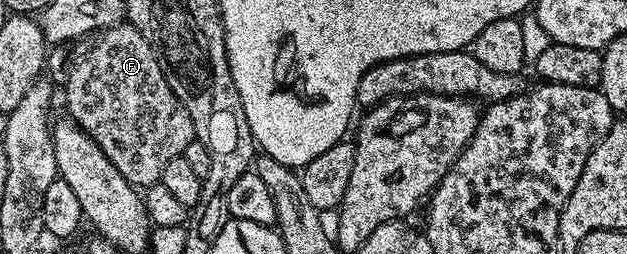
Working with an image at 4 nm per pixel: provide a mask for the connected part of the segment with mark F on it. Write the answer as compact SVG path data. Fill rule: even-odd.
M123 23L121 25L113 25L112 28L103 30L97 36L97 41L88 51L88 53L74 66L69 68L67 76L64 81L66 85L66 113L81 130L93 139L99 148L104 152L106 157L112 163L120 175L124 176L124 179L129 182L130 185L137 189L145 189L149 185L157 184L161 178L164 167L176 157L181 157L190 142L194 141L195 138L195 125L192 123L192 117L188 115L187 108L180 103L179 99L176 98L175 93L171 87L168 86L168 81L163 73L162 65L158 61L158 57L154 53L154 49L143 37L143 33L135 28L134 25L129 23Z

